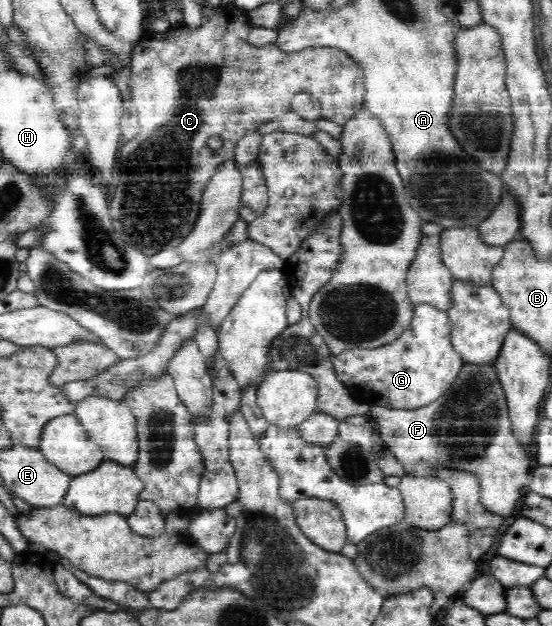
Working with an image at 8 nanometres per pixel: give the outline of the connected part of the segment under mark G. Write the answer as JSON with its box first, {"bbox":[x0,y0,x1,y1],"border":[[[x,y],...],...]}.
{"bbox":[330,303,464,410],"border":[[[422,303],[414,306],[410,327],[394,343],[377,348],[358,348],[331,355],[330,362],[340,382],[357,403],[376,404],[394,409],[415,410],[440,399],[453,385],[464,365],[462,357],[452,346],[450,318],[446,311],[440,311]]]}

